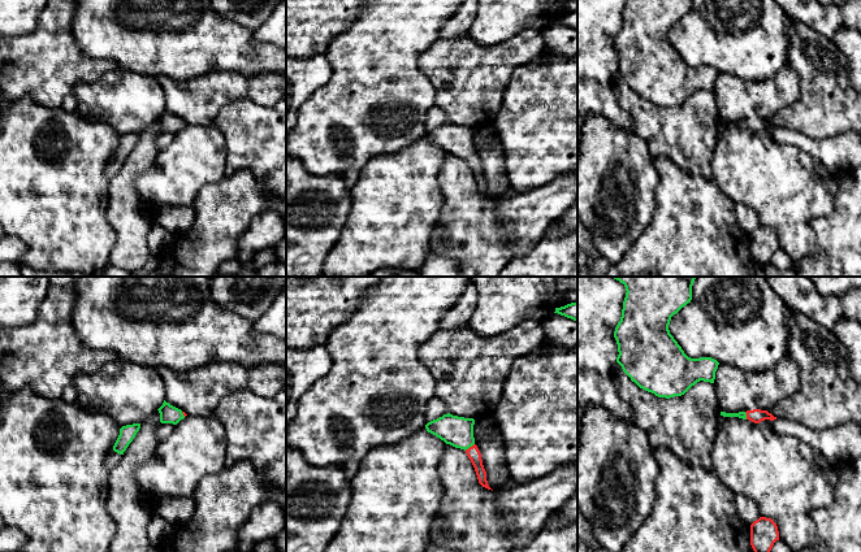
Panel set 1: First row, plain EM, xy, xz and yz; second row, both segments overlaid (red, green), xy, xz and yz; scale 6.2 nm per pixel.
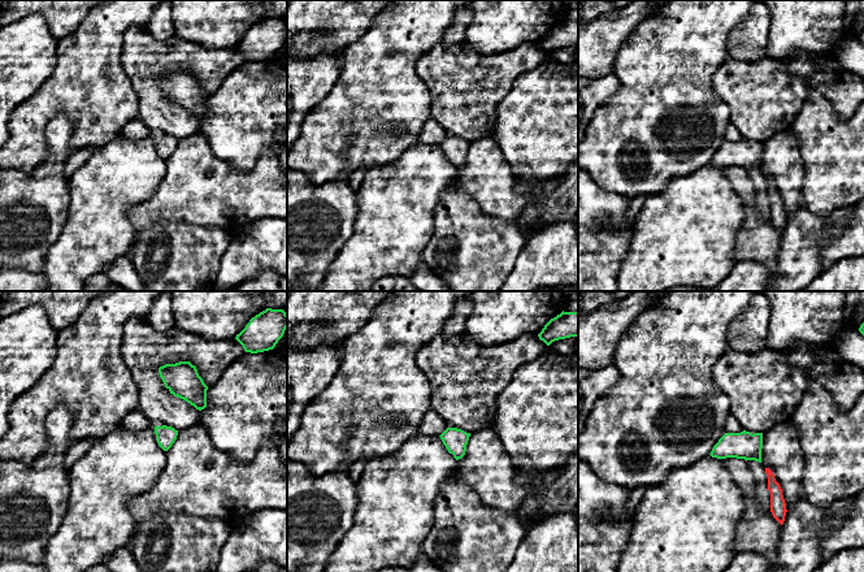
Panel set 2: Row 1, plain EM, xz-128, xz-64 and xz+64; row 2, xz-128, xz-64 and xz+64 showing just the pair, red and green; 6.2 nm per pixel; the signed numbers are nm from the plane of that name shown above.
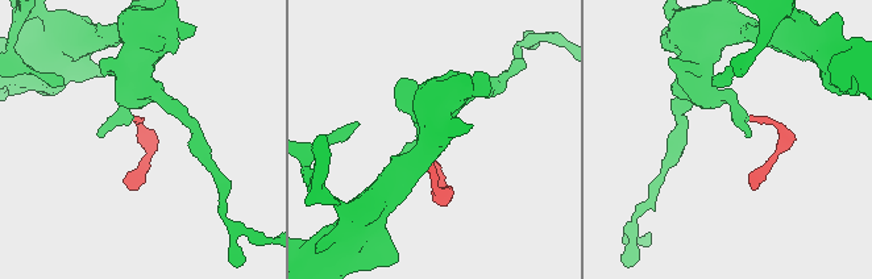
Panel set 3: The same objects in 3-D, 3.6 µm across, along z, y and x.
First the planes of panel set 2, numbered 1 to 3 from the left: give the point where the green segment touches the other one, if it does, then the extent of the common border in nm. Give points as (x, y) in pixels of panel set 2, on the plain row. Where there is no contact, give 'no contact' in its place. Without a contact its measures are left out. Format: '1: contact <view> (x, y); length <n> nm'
1: no contact
2: no contact
3: no contact

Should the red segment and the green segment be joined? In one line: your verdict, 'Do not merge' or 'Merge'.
Merge

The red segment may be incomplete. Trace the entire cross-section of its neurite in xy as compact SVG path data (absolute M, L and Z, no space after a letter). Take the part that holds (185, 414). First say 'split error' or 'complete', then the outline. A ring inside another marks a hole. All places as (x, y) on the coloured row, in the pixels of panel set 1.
split error; M164 400L163 405L157 409L160 413L161 423L173 423L177 425L181 420L183 420L187 414L181 409L170 405Z

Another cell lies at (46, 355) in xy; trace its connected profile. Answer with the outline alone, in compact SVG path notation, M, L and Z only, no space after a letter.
M48 277L48 290L35 320L25 326L0 331L0 388L14 392L30 387L47 399L61 397L78 373L92 373L117 360L111 349L94 349L83 344L73 325L77 290L73 277Z

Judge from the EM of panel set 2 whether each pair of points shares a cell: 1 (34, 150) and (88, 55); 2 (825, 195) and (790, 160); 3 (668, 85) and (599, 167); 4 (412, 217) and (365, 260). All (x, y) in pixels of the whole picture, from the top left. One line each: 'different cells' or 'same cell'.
1: same cell
2: different cells
3: same cell
4: same cell

